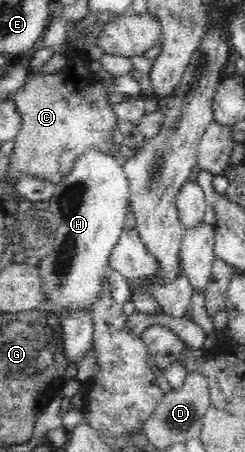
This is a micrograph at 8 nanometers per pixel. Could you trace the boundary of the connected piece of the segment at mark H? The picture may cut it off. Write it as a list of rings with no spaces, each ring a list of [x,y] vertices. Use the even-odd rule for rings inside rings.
[[[95,148],[87,150],[75,159],[72,170],[54,184],[55,191],[51,199],[48,199],[48,210],[55,216],[58,227],[53,250],[39,264],[39,274],[43,278],[45,292],[45,299],[39,310],[51,312],[61,319],[63,314],[71,310],[92,311],[92,307],[100,298],[102,277],[111,271],[109,265],[112,247],[118,242],[125,227],[125,217],[130,211],[130,191],[123,163],[119,163],[111,154],[105,154]]]

